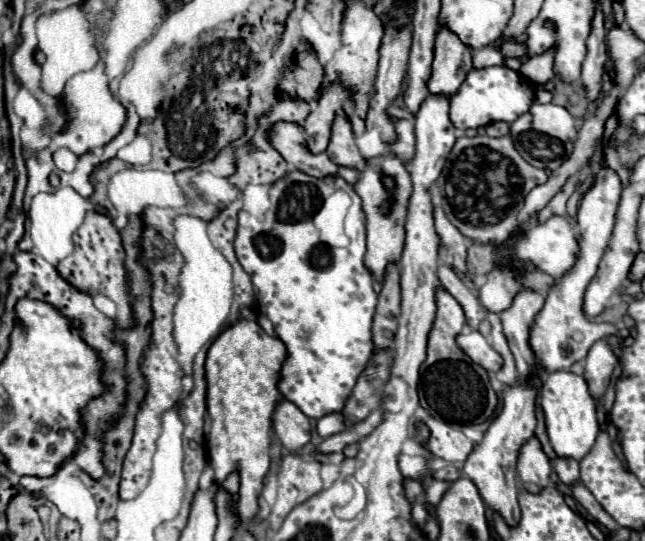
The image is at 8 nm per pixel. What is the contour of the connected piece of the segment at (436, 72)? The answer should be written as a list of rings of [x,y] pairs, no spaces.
[[[441,28],[435,38],[435,56],[431,64],[431,76],[427,80],[429,94],[451,98],[457,94],[465,76],[471,70],[471,48],[465,48],[453,32]]]

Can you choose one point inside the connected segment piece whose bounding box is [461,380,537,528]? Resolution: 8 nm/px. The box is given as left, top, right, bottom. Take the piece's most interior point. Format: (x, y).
(492, 466)

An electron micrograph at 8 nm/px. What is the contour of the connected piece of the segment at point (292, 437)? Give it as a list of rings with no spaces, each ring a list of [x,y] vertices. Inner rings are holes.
[[[281,400],[273,414],[273,430],[287,452],[299,452],[311,440],[309,418],[289,400]]]

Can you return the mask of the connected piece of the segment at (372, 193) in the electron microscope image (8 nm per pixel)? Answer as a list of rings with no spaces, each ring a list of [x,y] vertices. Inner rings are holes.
[[[379,156],[367,162],[365,170],[361,172],[359,182],[353,186],[355,192],[363,200],[363,212],[367,216],[367,254],[365,254],[365,266],[373,272],[377,280],[383,280],[385,266],[389,262],[397,262],[403,250],[403,220],[407,212],[407,200],[411,194],[411,178],[409,172],[405,170],[403,162],[395,156]],[[381,176],[393,176],[395,180],[395,190],[389,192],[381,184]]]

